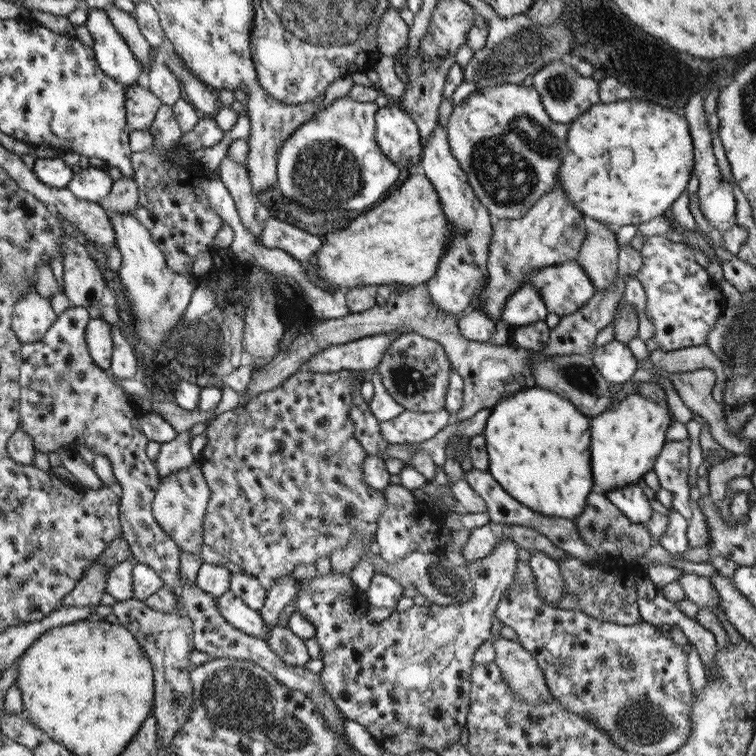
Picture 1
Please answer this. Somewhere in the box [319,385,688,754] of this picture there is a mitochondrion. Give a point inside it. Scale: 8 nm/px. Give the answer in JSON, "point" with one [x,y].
{"point":[642,723]}

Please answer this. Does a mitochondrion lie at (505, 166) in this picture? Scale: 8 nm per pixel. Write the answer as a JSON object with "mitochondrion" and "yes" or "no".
{"mitochondrion":"yes"}

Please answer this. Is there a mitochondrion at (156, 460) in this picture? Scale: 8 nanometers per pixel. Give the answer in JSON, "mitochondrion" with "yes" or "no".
{"mitochondrion":"no"}

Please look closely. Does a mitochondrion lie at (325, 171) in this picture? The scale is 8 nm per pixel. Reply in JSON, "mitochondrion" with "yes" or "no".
{"mitochondrion":"yes"}

